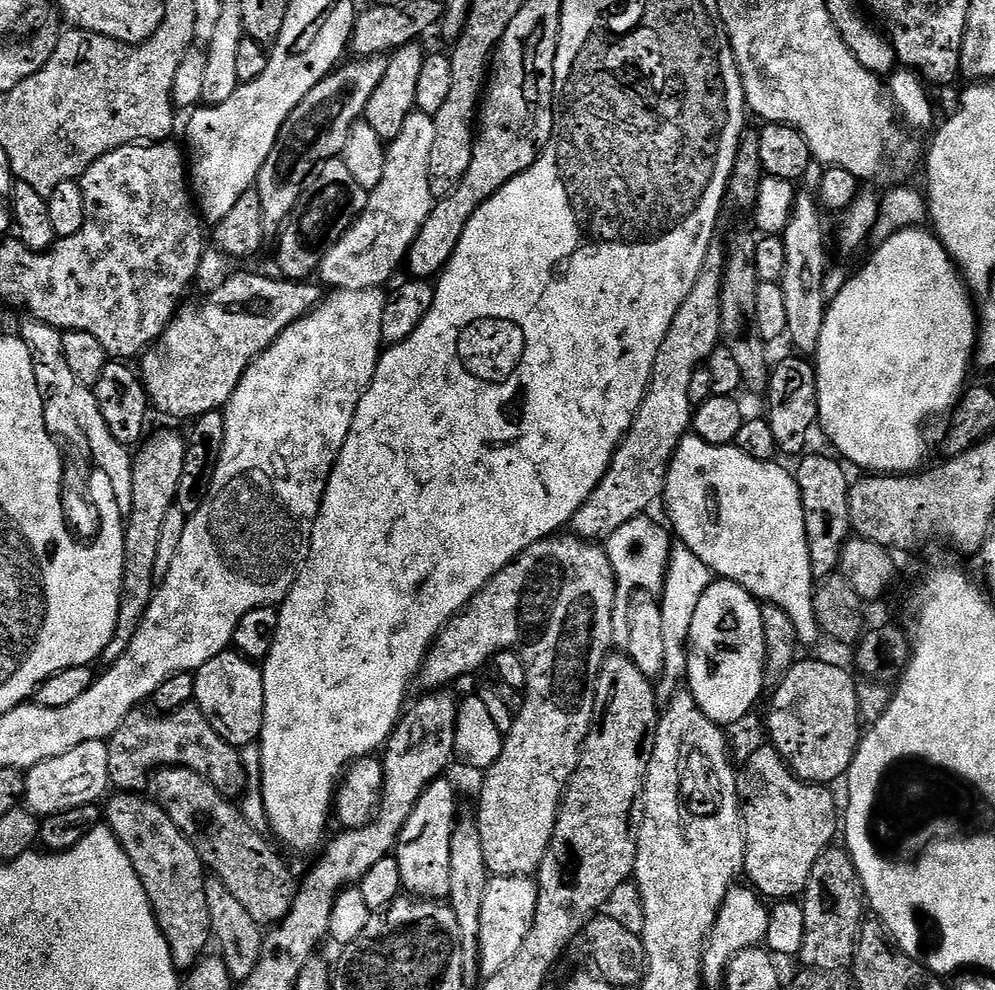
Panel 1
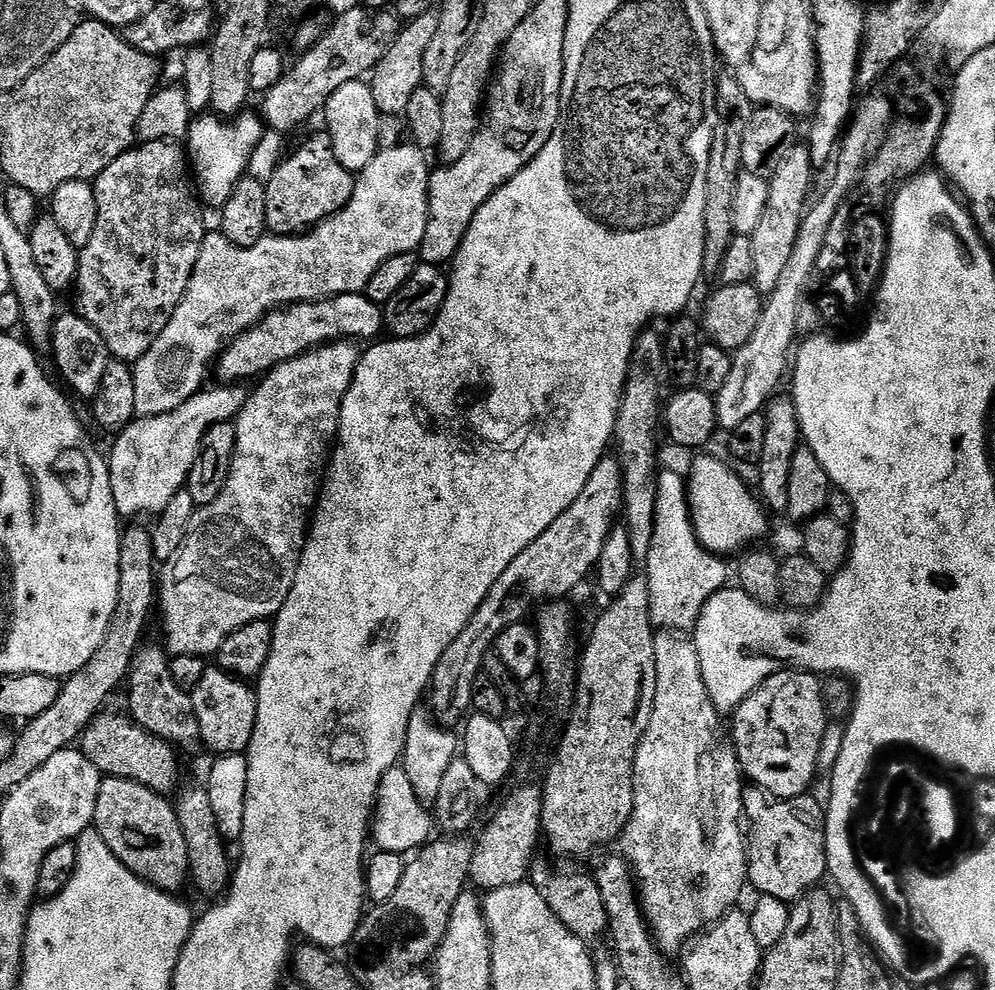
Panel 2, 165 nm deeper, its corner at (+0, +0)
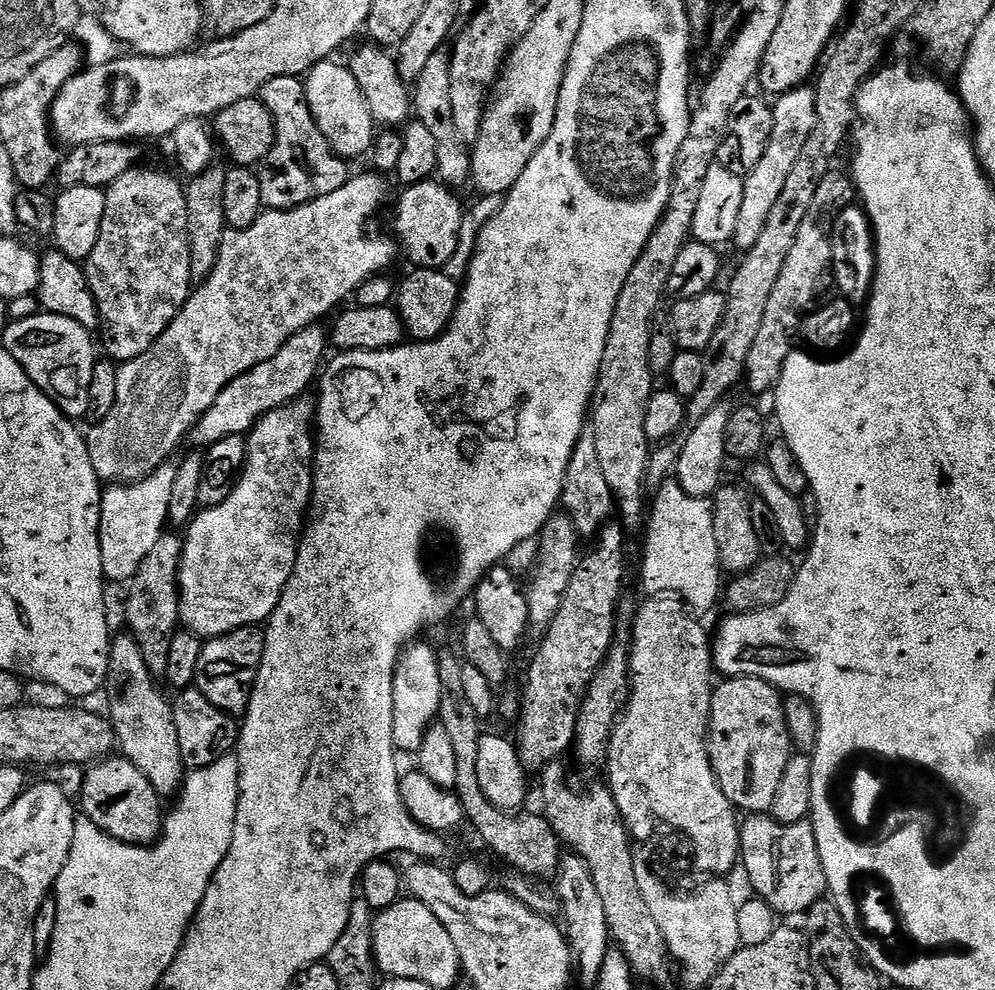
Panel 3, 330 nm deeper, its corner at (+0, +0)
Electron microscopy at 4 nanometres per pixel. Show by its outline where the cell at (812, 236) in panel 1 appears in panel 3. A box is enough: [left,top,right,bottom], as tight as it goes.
[734,86,818,250]

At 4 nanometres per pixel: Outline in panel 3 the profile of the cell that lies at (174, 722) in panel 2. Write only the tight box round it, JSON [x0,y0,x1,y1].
[124,531,184,678]

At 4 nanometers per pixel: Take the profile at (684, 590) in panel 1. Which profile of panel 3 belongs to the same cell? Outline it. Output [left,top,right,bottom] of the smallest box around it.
[640,480,724,613]

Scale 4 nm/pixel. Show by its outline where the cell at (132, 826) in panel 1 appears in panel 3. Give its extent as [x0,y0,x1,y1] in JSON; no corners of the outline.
[78,754,165,846]

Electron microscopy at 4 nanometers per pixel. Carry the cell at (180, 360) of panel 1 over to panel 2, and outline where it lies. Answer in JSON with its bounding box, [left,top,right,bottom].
[218,292,385,384]

